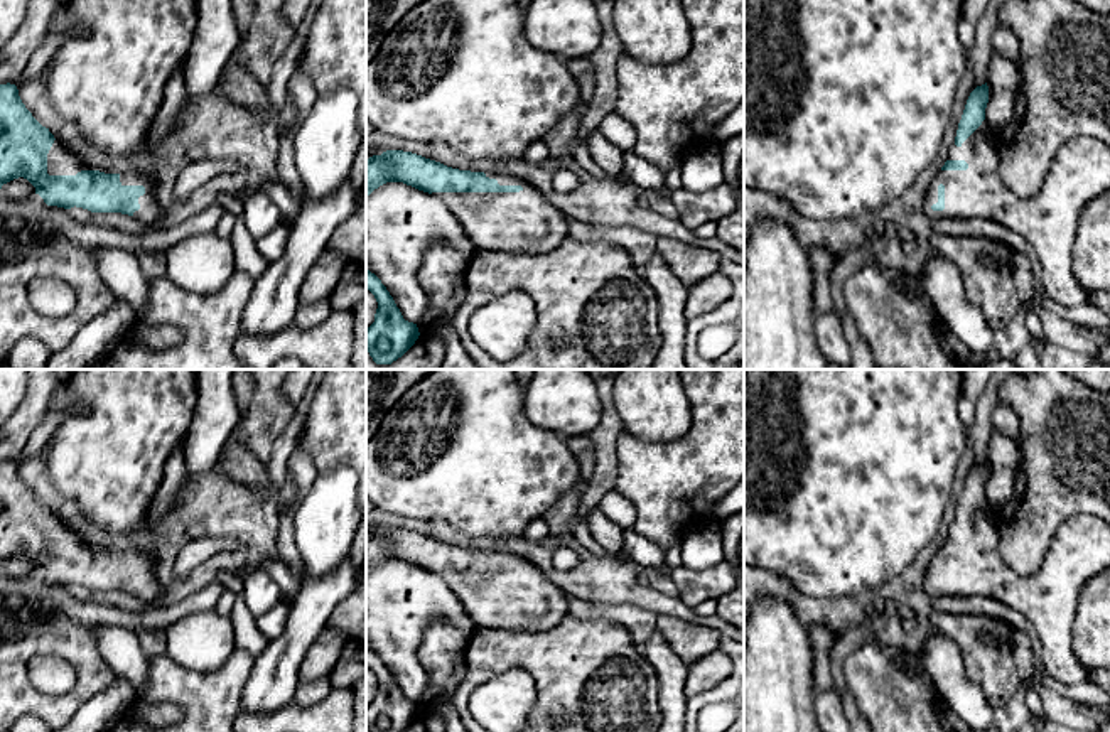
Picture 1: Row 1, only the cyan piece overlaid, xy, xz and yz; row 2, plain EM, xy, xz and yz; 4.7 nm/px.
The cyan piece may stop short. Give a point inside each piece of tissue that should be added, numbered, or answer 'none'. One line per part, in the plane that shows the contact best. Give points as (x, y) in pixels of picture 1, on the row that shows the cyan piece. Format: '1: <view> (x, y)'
1: xz (525, 221)

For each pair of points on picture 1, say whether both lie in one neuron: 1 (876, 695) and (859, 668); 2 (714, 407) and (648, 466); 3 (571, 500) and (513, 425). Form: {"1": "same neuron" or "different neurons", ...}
{"1": "same neuron", "2": "same neuron", "3": "different neurons"}

